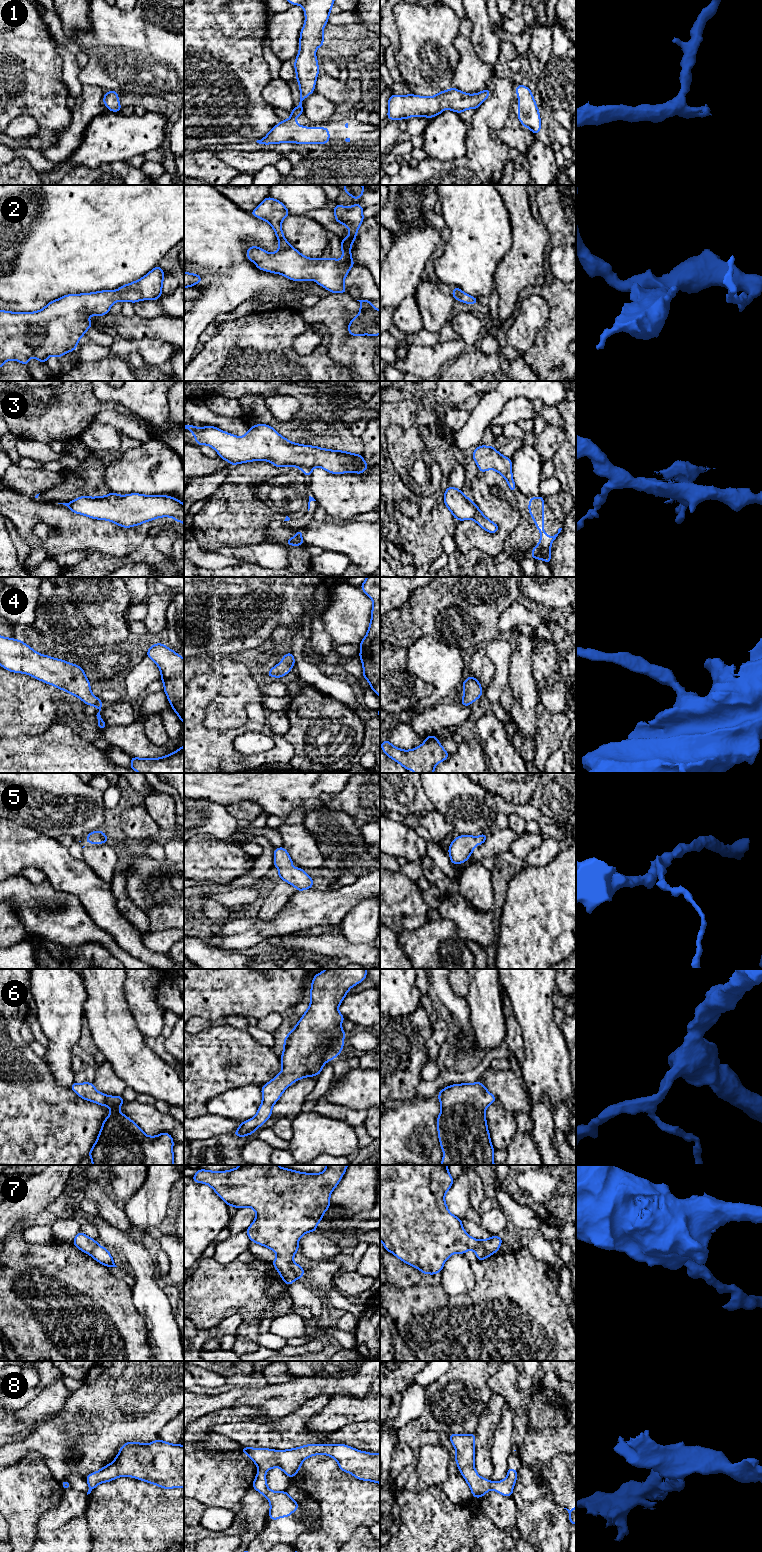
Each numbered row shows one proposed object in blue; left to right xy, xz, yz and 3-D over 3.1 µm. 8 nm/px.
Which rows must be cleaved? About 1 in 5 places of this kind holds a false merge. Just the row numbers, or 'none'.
3, 7, 8

